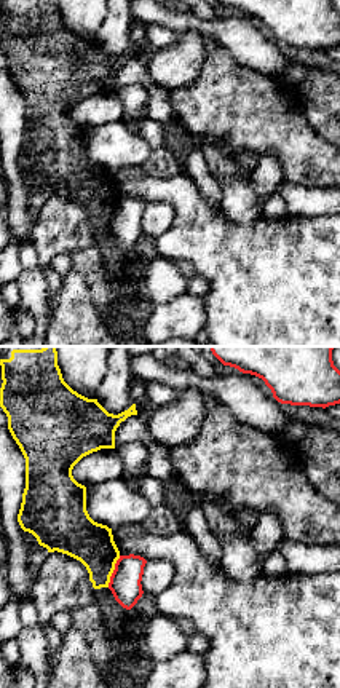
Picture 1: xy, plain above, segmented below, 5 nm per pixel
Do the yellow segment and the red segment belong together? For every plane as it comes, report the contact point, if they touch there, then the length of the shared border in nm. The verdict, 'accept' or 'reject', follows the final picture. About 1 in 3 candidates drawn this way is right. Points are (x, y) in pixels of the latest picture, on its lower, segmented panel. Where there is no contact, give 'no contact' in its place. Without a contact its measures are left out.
meets yellow at (112, 572); contact 170 nm long

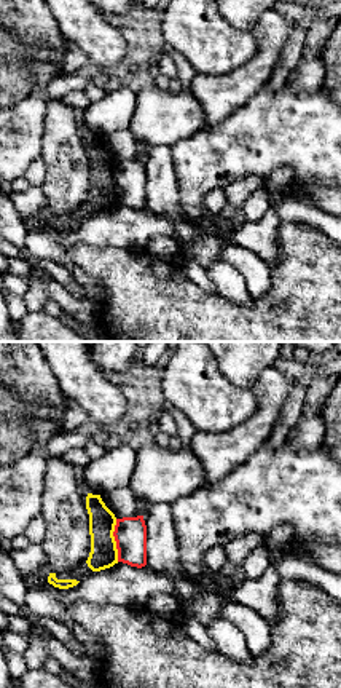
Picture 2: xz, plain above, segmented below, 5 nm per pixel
meets yellow at (113, 540); contact 220 nm long

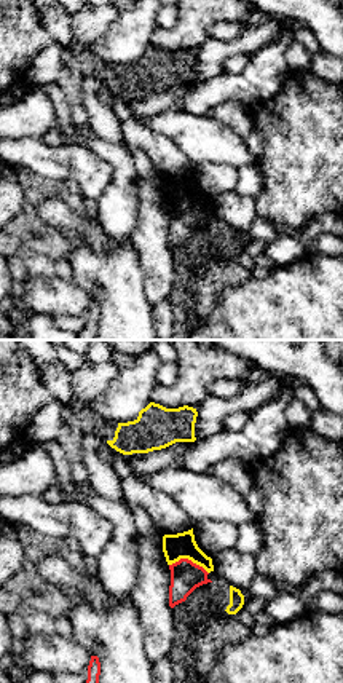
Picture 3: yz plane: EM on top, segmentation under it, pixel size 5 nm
meets yellow at (189, 559); contact 200 nm long

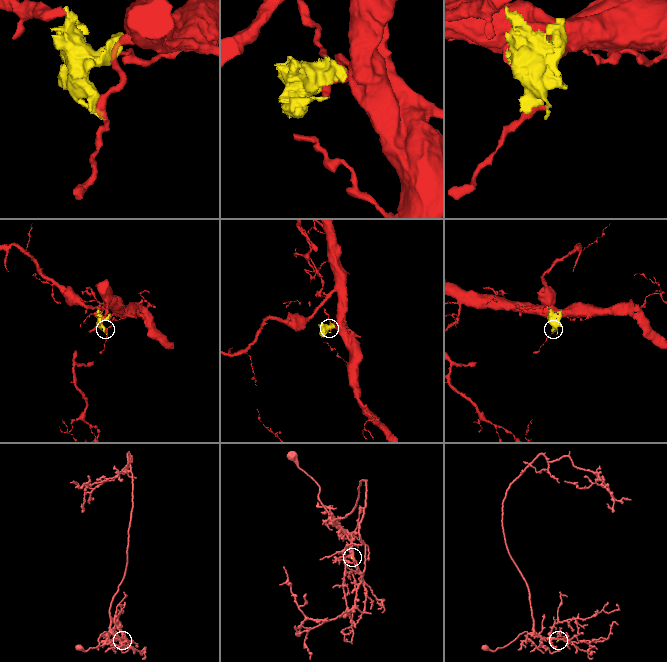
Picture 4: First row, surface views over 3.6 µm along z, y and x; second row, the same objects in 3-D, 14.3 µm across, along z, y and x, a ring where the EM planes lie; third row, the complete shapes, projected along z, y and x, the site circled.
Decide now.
reject

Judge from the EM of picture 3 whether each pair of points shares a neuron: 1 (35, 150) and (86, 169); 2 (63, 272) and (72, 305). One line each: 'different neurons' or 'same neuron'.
1: same neuron
2: different neurons

